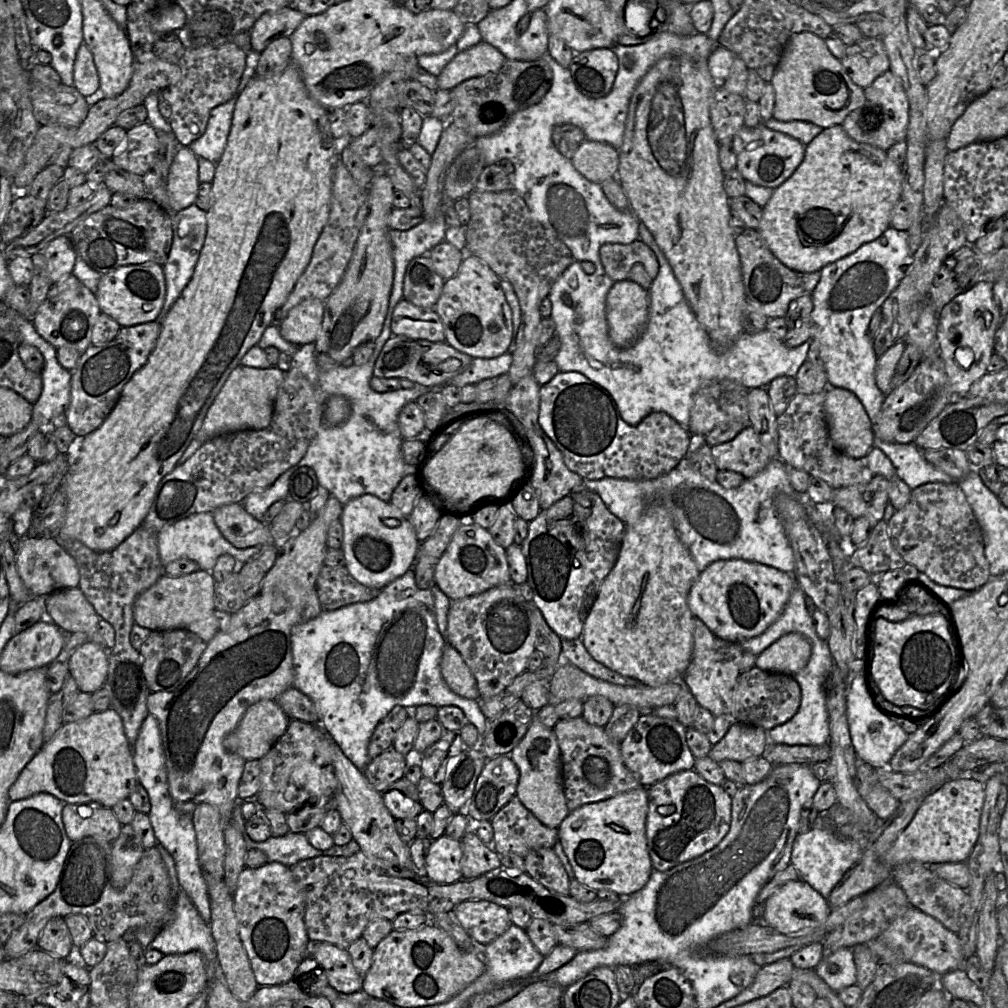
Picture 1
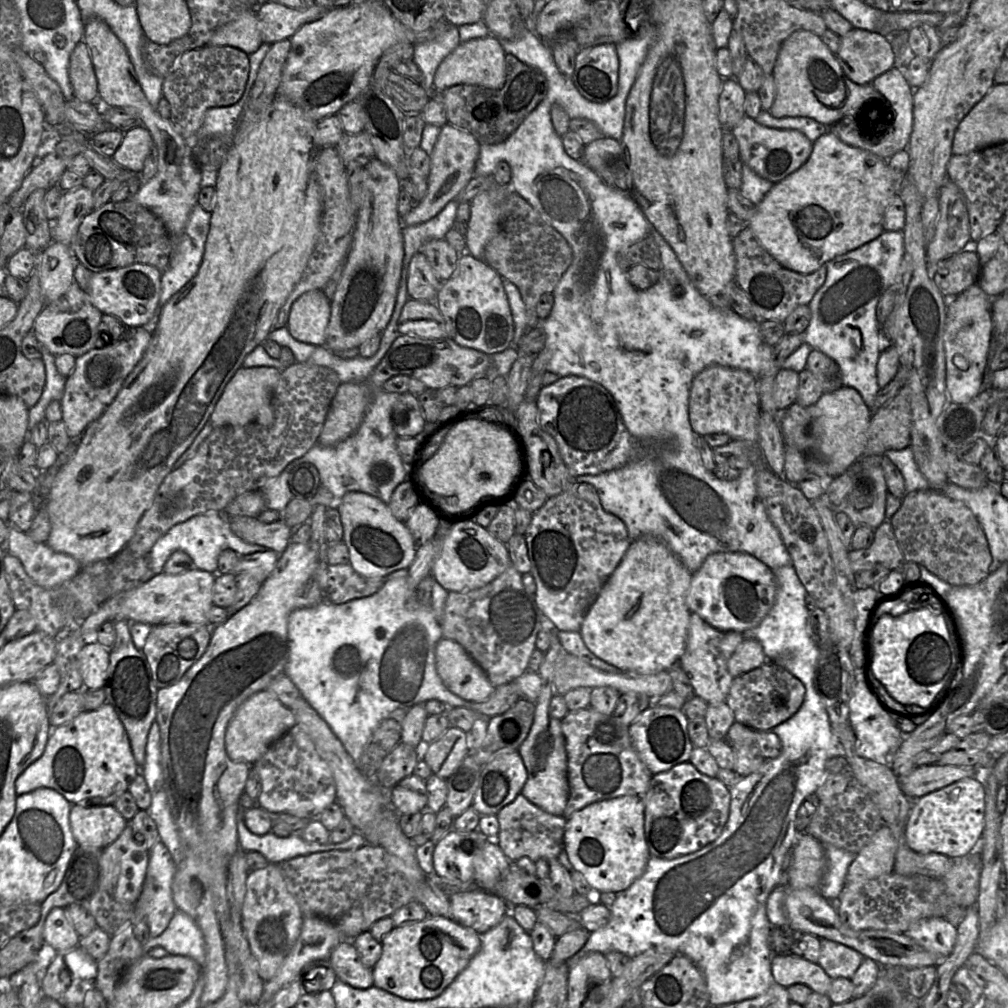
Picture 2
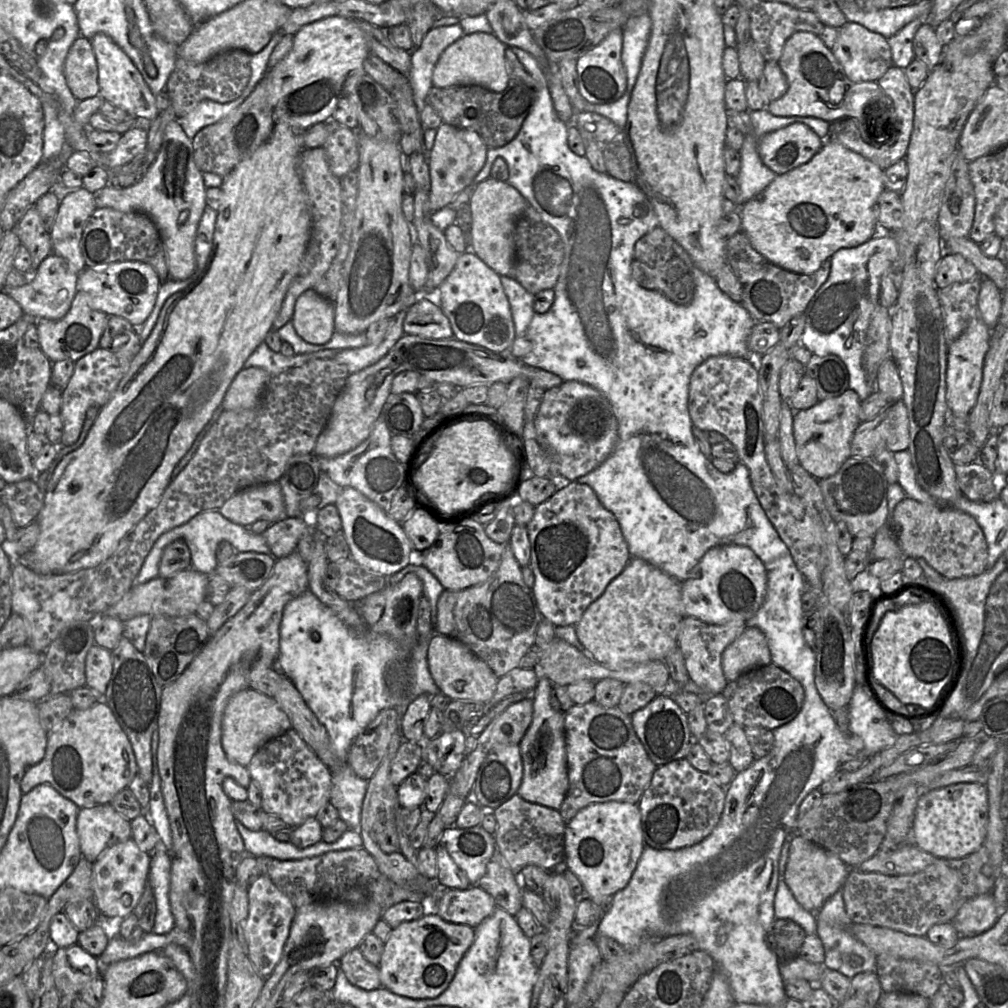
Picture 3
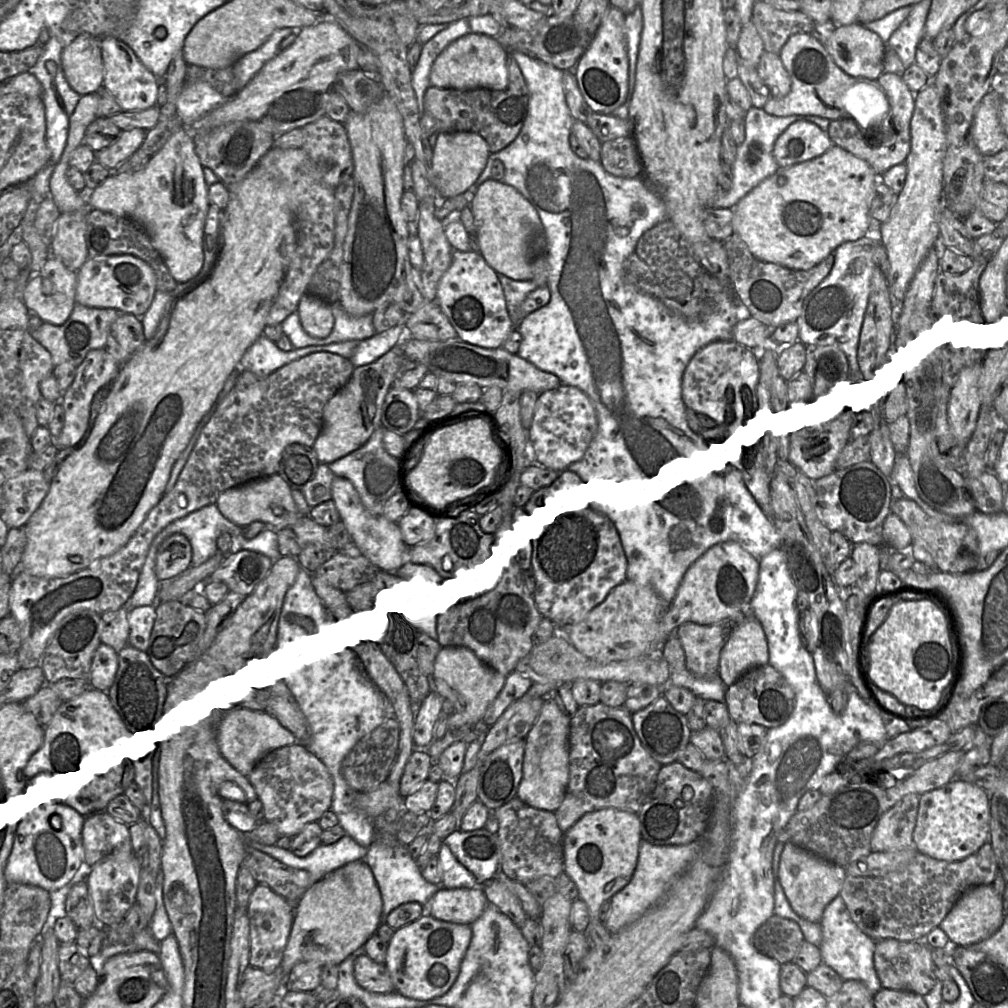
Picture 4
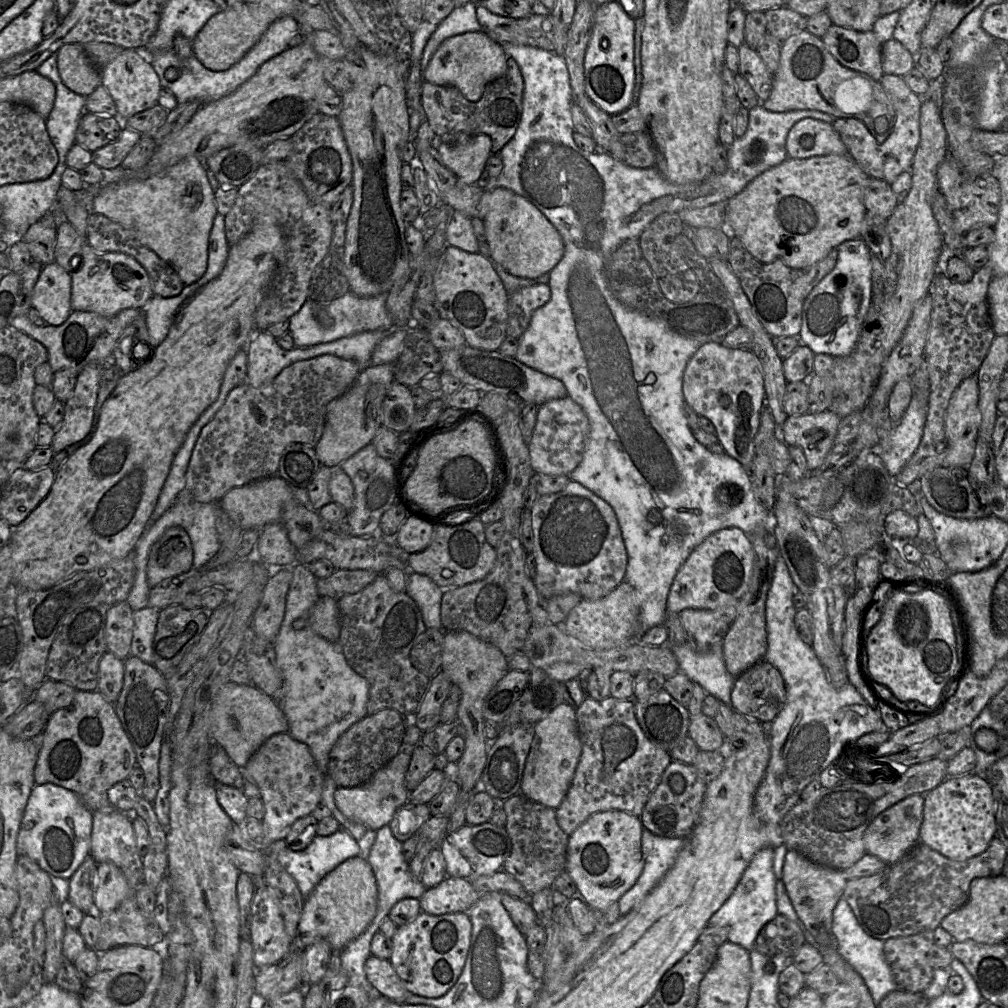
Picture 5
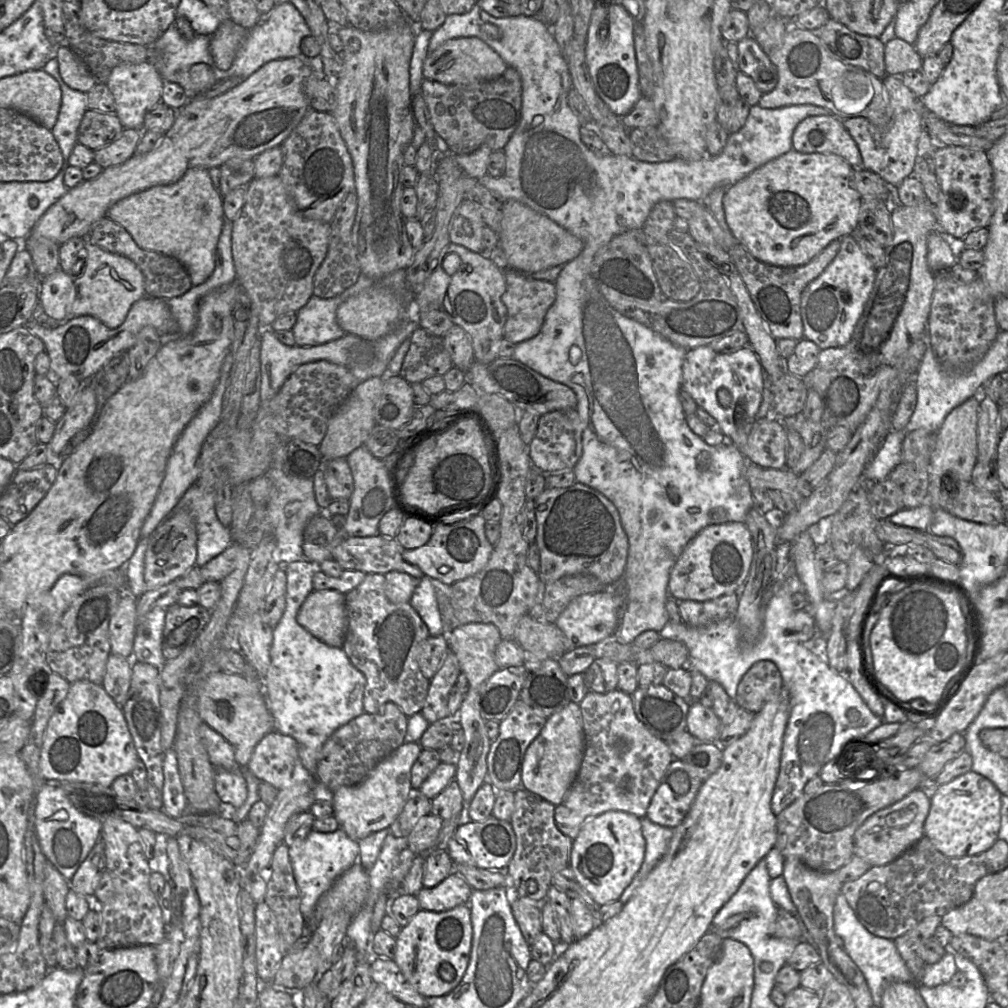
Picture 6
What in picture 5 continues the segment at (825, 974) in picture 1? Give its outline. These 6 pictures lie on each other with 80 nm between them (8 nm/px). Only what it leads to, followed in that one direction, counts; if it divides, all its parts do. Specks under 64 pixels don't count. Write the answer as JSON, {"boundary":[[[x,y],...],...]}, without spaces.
{"boundary":[[[843,897],[839,899],[833,911],[832,933],[836,938],[840,955],[864,979],[876,1006],[887,994],[899,989],[885,960],[884,941],[869,936],[862,929],[851,907]]]}

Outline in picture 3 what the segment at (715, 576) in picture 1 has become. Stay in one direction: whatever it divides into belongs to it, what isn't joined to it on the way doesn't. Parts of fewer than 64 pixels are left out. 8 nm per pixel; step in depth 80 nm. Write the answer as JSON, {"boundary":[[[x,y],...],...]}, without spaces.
{"boundary":[[[718,545],[710,548],[681,583],[681,598],[686,616],[707,624],[722,625],[733,620],[748,620],[761,607],[767,589],[767,573],[764,563],[748,547]]]}

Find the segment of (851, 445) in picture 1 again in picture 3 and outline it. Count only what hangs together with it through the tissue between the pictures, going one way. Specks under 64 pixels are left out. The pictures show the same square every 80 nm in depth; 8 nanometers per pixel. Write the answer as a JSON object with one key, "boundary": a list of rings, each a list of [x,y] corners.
{"boundary":[[[848,388],[841,395],[818,401],[808,409],[795,411],[793,435],[799,464],[814,478],[828,478],[841,468],[850,456],[850,444],[856,428],[860,425],[861,400]]]}

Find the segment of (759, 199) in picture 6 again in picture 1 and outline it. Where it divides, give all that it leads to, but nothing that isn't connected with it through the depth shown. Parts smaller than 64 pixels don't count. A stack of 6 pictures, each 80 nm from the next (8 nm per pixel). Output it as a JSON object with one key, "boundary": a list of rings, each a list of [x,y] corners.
{"boundary":[[[834,125],[824,128],[807,145],[805,145],[804,157],[792,175],[773,190],[772,196],[762,207],[762,218],[757,228],[765,240],[771,252],[788,268],[799,272],[820,271],[825,265],[836,261],[856,251],[860,246],[878,238],[890,227],[891,212],[895,204],[901,199],[901,191],[904,179],[904,167],[892,161],[885,150],[867,143],[860,143],[847,135],[843,127]]]}

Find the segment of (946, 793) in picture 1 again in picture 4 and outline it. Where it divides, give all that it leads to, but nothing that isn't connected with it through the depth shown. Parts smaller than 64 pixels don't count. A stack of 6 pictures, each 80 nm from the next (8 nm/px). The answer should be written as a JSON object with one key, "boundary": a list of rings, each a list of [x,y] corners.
{"boundary":[[[956,777],[948,784],[921,795],[913,846],[918,852],[935,859],[954,862],[962,861],[976,853],[990,840],[990,794],[982,787]]]}

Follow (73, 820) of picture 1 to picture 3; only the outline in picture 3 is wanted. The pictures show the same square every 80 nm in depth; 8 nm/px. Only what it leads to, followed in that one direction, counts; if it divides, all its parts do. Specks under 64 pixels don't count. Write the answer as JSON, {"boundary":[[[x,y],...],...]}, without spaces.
{"boundary":[[[110,803],[81,808],[76,830],[83,858],[95,862],[109,847],[131,837],[131,822]]]}

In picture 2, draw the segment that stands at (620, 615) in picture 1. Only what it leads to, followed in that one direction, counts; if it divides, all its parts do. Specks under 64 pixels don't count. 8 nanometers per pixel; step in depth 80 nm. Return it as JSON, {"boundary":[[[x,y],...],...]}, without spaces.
{"boundary":[[[643,536],[631,540],[617,568],[587,611],[579,633],[590,652],[602,661],[637,674],[668,671],[682,657],[687,643],[691,612],[686,604],[692,573],[662,540]]]}

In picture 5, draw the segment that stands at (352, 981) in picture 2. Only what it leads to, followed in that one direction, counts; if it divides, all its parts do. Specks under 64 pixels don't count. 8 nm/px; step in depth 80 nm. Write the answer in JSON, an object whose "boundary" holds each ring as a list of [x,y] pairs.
{"boundary":[[[374,956],[367,958],[364,964],[367,981],[380,995],[396,1003],[404,1003],[409,995],[389,960]]]}

